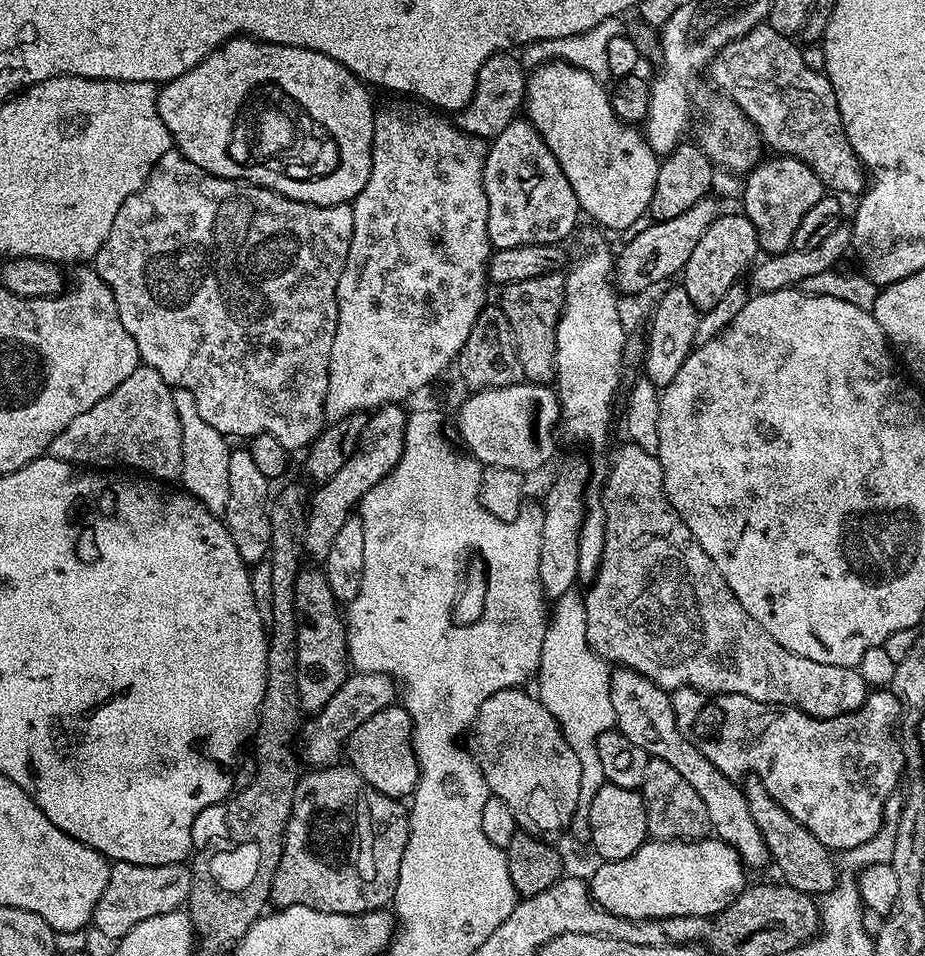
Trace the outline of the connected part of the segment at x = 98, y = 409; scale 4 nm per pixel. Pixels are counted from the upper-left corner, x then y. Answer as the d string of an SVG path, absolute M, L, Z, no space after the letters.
M147 366L136 368L134 374L130 374L126 382L114 386L114 390L106 394L102 402L90 406L86 414L78 414L78 418L74 418L74 422L70 422L70 426L66 426L66 430L62 430L54 442L50 442L47 455L88 470L128 469L156 482L179 481L182 470L182 426L178 422L178 410L174 410L173 391L172 385L164 381L158 370Z

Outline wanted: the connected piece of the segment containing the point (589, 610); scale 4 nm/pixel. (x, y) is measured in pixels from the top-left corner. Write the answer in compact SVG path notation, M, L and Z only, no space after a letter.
M631 442L625 443L620 457L613 462L612 469L608 472L608 481L604 484L604 492L602 491L602 503L606 514L606 544L602 546L602 562L596 572L596 577L590 581L589 588L592 589L586 592L584 605L586 606L586 636L590 646L603 660L607 660L609 665L633 668L638 674L642 674L647 680L652 680L665 690L689 687L697 688L698 691L705 694L719 694L721 696L742 694L746 698L754 698L763 704L797 708L808 716L823 720L856 712L858 706L862 706L862 702L868 697L870 685L864 681L860 670L846 666L826 666L826 662L810 662L810 658L802 658L798 654L778 646L778 642L774 642L774 638L770 638L770 634L766 634L766 630L762 630L762 626L758 626L758 622L754 622L754 618L750 618L750 614L746 614L742 602L738 602L738 598L734 598L730 586L726 586L726 578L722 578L722 574L718 574L718 566L714 566L714 562L710 562L710 554L706 554L706 550L702 550L702 546L698 546L694 534L690 534L686 522L682 522L682 518L674 510L672 503L668 501L668 496L664 492L662 466L656 455L645 452Z

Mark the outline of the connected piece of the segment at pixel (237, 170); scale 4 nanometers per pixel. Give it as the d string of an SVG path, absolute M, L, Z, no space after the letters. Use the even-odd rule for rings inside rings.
M237 38L226 41L222 47L215 48L202 62L198 62L198 66L163 85L156 97L156 105L162 122L166 122L166 130L170 130L175 151L194 162L194 166L202 166L202 170L218 178L245 180L247 184L274 190L294 202L313 204L318 194L318 174L310 172L308 160L314 164L312 160L316 158L318 150L352 150L354 158L372 162L374 118L378 108L372 105L371 94L369 85L346 70L342 62L334 62L334 58L318 50ZM256 96L262 96L268 102L264 102L264 108L256 118L248 120L244 116L246 132L242 126L242 116L240 128L234 130L226 123L231 111L236 108L248 110ZM240 158L250 158L246 170L242 169Z

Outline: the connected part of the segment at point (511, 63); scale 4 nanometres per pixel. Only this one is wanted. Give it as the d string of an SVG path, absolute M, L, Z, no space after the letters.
M505 50L495 52L490 58L486 58L482 70L478 70L476 92L468 105L461 108L458 113L460 131L467 132L469 136L491 138L506 130L506 126L510 126L510 122L517 119L526 91L526 69L521 64L519 55L511 56L512 54L511 51Z

